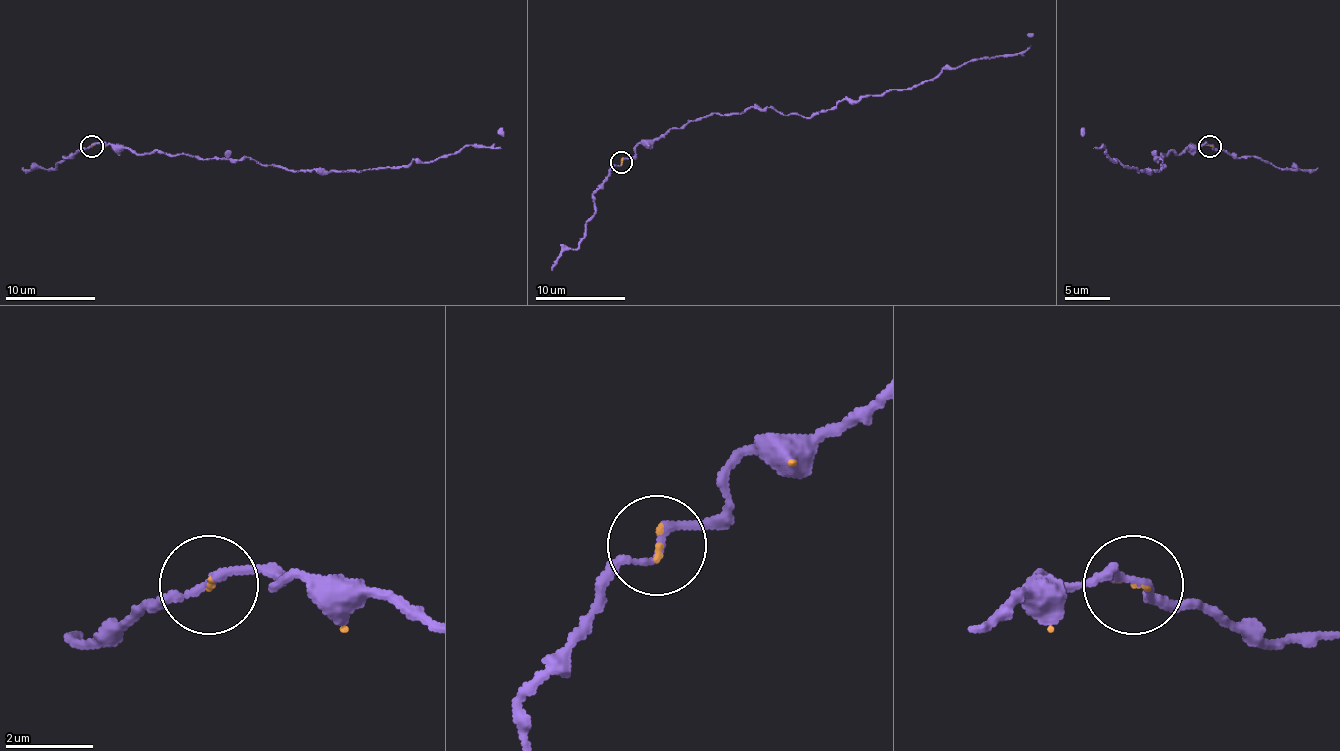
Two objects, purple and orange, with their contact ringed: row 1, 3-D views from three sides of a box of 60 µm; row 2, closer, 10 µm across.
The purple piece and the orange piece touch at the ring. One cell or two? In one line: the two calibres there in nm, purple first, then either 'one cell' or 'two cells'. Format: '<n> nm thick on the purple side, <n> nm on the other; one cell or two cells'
180 nm thick on the purple side, 70 nm on the other; one cell

